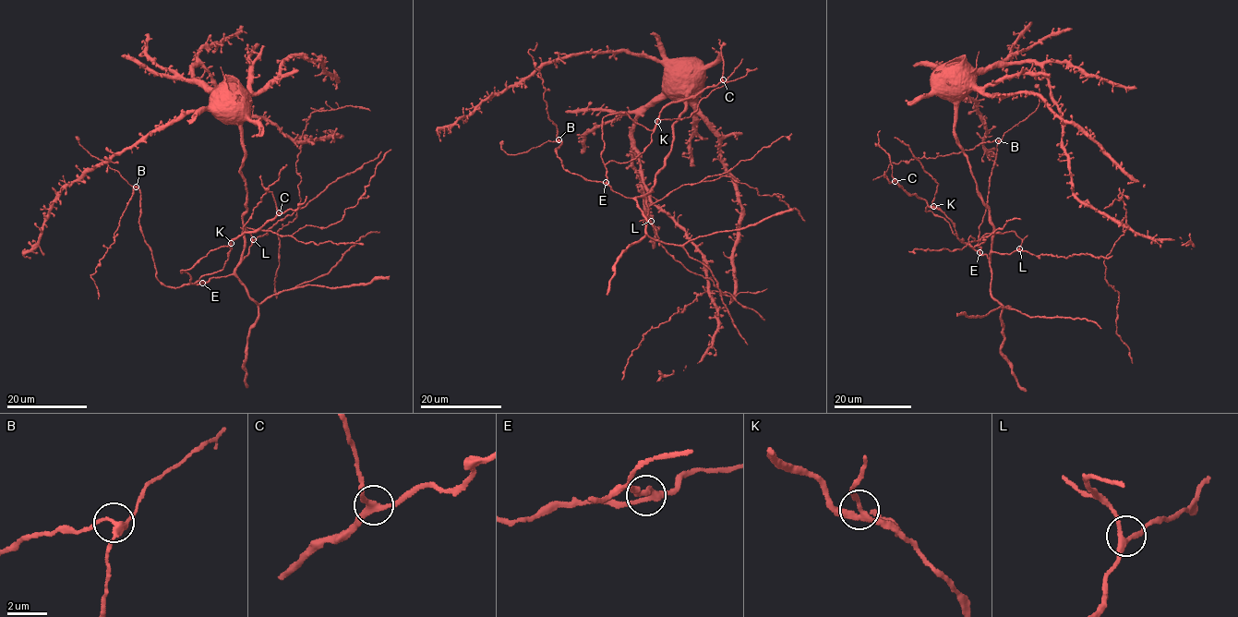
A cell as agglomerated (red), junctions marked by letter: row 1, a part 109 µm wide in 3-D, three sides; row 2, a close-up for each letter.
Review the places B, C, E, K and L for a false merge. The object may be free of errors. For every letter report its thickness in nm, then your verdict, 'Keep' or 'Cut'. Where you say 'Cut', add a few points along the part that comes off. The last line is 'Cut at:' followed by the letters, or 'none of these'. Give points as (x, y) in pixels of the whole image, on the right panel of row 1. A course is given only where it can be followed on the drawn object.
B: Thickness 240 nm. Cut. Course of the part to remove: (998, 140), (980, 142), (959, 153), (892, 163), (884, 174), (873, 180)
C: Thickness 280 nm. Keep
E: Thickness 280 nm. Keep
K: Thickness 240 nm. Keep
L: Thickness 240 nm. Keep
Cut at: B

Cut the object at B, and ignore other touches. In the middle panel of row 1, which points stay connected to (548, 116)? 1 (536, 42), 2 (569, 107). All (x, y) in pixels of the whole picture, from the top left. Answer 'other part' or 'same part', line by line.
1: same part
2: other part

